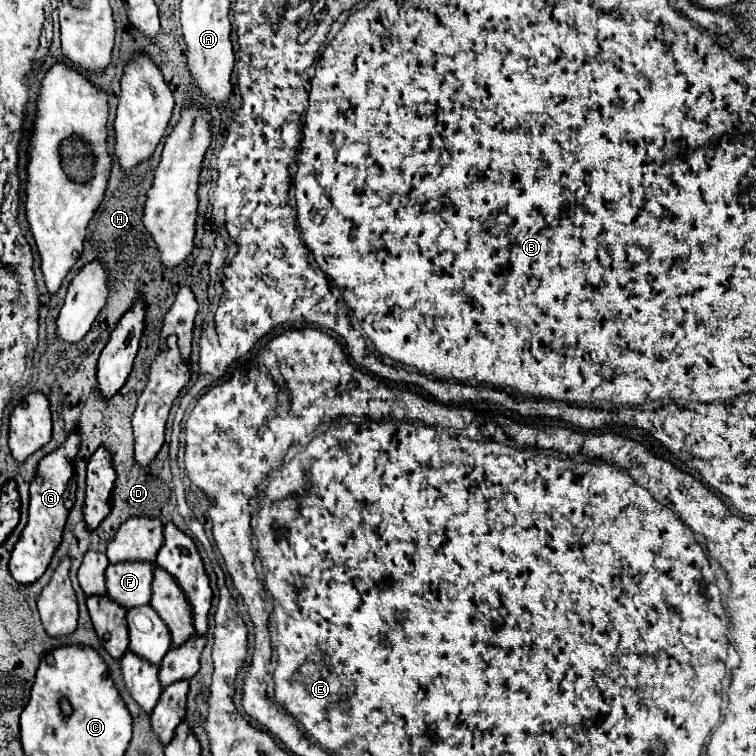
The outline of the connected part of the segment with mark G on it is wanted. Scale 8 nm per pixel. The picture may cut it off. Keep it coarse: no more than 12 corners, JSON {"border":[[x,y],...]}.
{"border":[[80,432],[38,462],[28,524],[12,550],[20,584],[38,580],[76,500]]}

